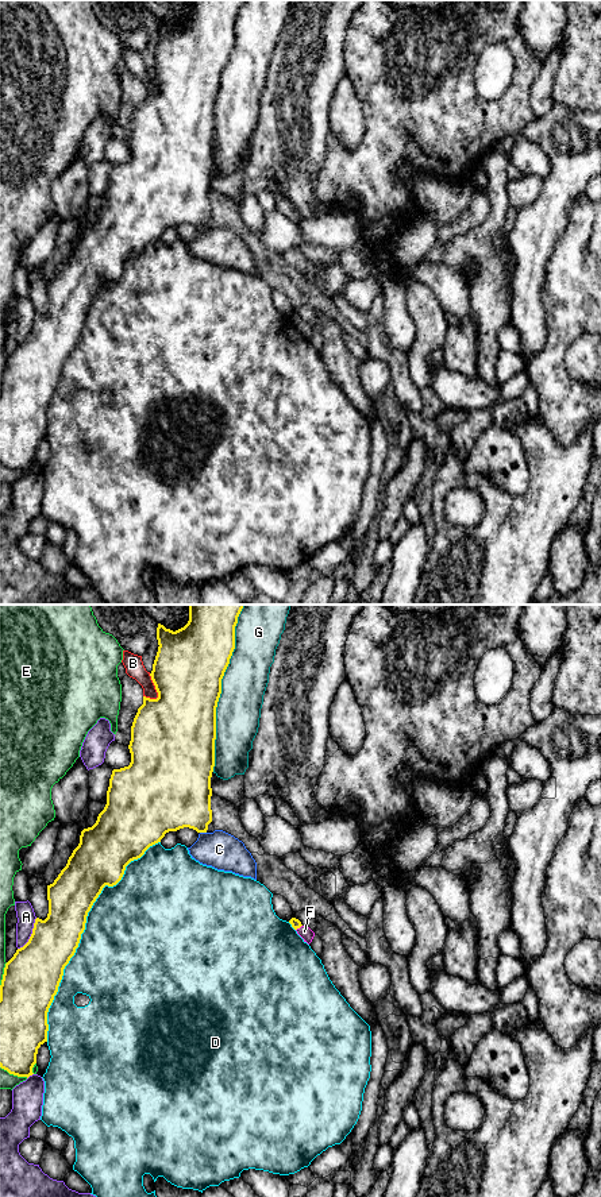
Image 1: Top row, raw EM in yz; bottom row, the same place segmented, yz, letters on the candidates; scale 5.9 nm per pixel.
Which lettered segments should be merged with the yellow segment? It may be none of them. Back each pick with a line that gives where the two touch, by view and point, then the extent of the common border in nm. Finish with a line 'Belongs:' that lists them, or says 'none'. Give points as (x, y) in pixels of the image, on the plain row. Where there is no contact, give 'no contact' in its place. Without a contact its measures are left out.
Belongs: none

